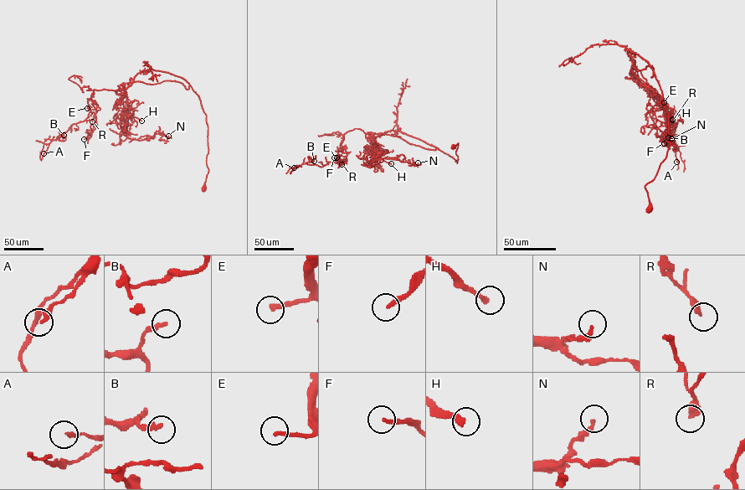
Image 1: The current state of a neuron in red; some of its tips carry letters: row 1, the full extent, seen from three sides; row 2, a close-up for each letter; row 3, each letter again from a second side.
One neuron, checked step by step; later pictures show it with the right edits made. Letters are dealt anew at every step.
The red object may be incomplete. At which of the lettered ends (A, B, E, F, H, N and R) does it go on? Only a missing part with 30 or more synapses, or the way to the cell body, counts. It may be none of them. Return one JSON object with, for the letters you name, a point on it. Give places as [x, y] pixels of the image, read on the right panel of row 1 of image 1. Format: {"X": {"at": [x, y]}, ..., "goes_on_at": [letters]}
{"E": {"at": [664, 102]}, "F": {"at": [664, 143]}, "H": {"at": [672, 119]}, "goes_on_at": ["E", "F", "H"]}

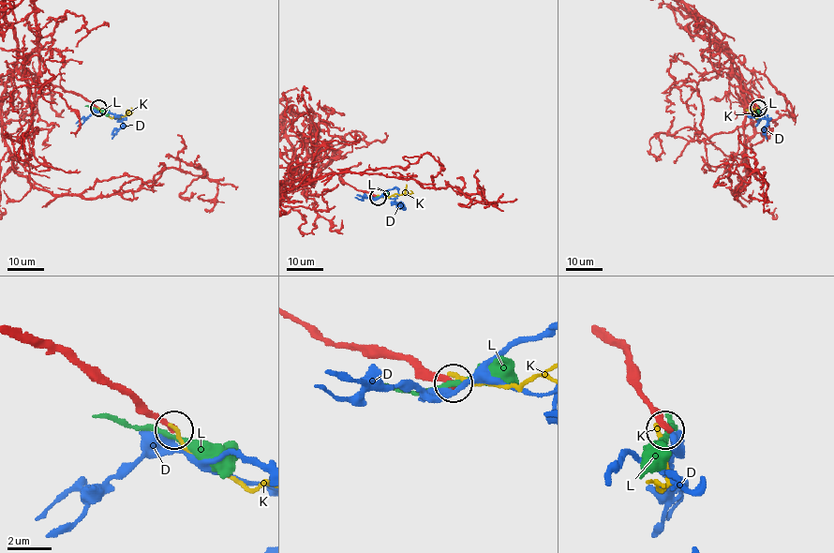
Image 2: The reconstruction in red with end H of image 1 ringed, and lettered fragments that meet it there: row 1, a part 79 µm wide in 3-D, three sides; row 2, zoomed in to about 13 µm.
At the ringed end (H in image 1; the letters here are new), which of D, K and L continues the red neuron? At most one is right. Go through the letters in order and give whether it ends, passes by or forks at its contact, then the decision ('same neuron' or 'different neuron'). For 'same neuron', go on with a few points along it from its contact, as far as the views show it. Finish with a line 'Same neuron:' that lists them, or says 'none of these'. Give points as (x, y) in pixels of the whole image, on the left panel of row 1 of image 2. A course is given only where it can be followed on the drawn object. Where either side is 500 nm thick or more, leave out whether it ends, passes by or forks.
D: it passes by; different neuron
K: it ends; different neuron
L: it passes by; different neuron
Same neuron: none of these

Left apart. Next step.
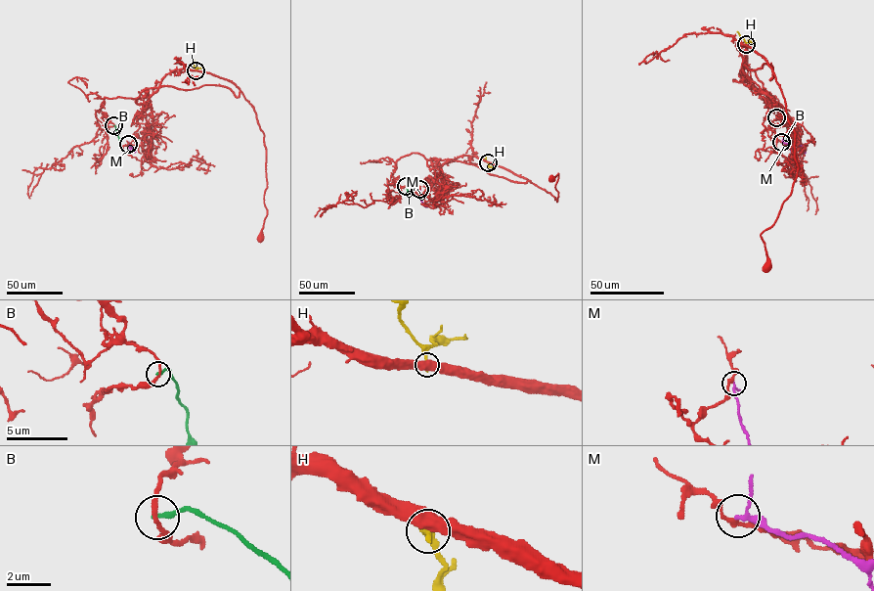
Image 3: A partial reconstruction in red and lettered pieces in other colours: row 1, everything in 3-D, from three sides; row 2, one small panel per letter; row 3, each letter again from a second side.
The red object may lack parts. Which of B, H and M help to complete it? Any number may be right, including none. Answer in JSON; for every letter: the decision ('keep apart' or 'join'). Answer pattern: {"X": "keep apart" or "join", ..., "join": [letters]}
{"B": "keep apart", "H": "keep apart", "M": "keep apart", "join": []}

